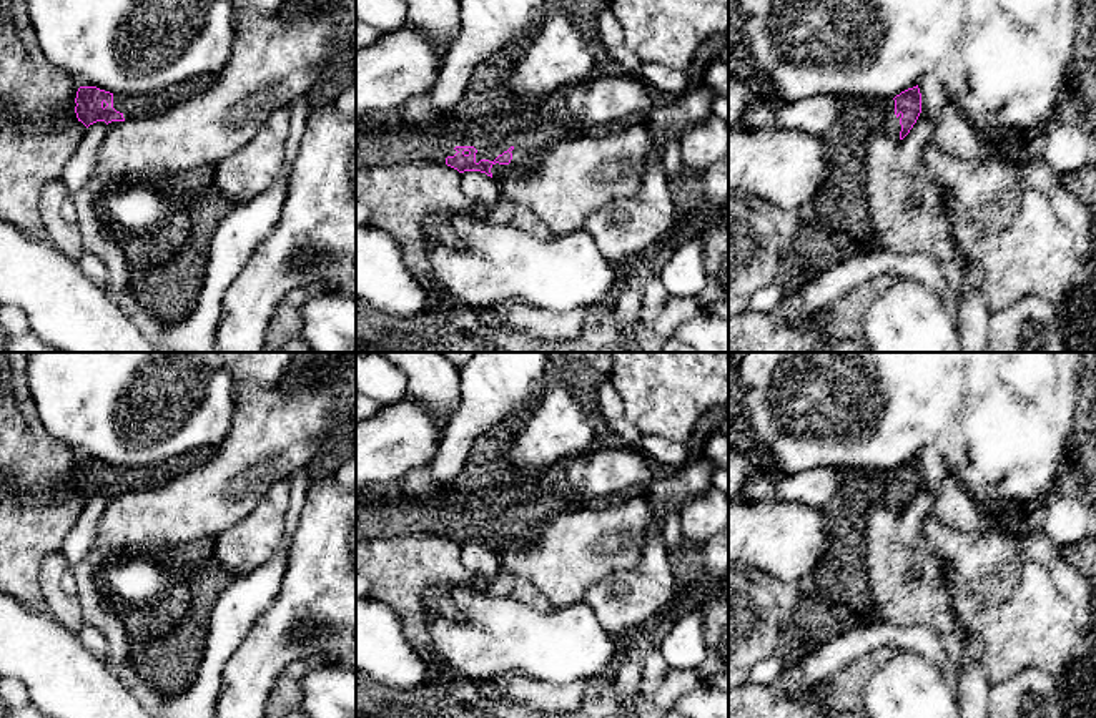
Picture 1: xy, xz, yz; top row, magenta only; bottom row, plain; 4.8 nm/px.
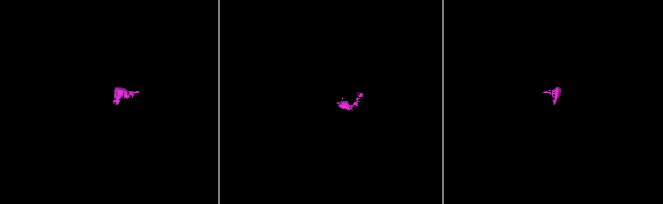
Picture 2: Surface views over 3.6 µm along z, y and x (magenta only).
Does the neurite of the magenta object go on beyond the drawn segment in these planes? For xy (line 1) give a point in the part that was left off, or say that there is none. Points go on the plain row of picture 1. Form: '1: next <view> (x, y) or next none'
1: next xy (132, 477)

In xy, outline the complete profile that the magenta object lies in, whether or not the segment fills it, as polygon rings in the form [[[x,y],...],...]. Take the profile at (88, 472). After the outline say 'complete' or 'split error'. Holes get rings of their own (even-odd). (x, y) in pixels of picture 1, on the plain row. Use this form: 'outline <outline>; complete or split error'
outline [[[221,442],[218,445],[201,445],[153,465],[113,467],[96,459],[80,459],[75,470],[75,485],[86,500],[96,494],[108,497],[146,489],[158,482],[168,482],[173,475],[210,460],[220,447]]]; split error

